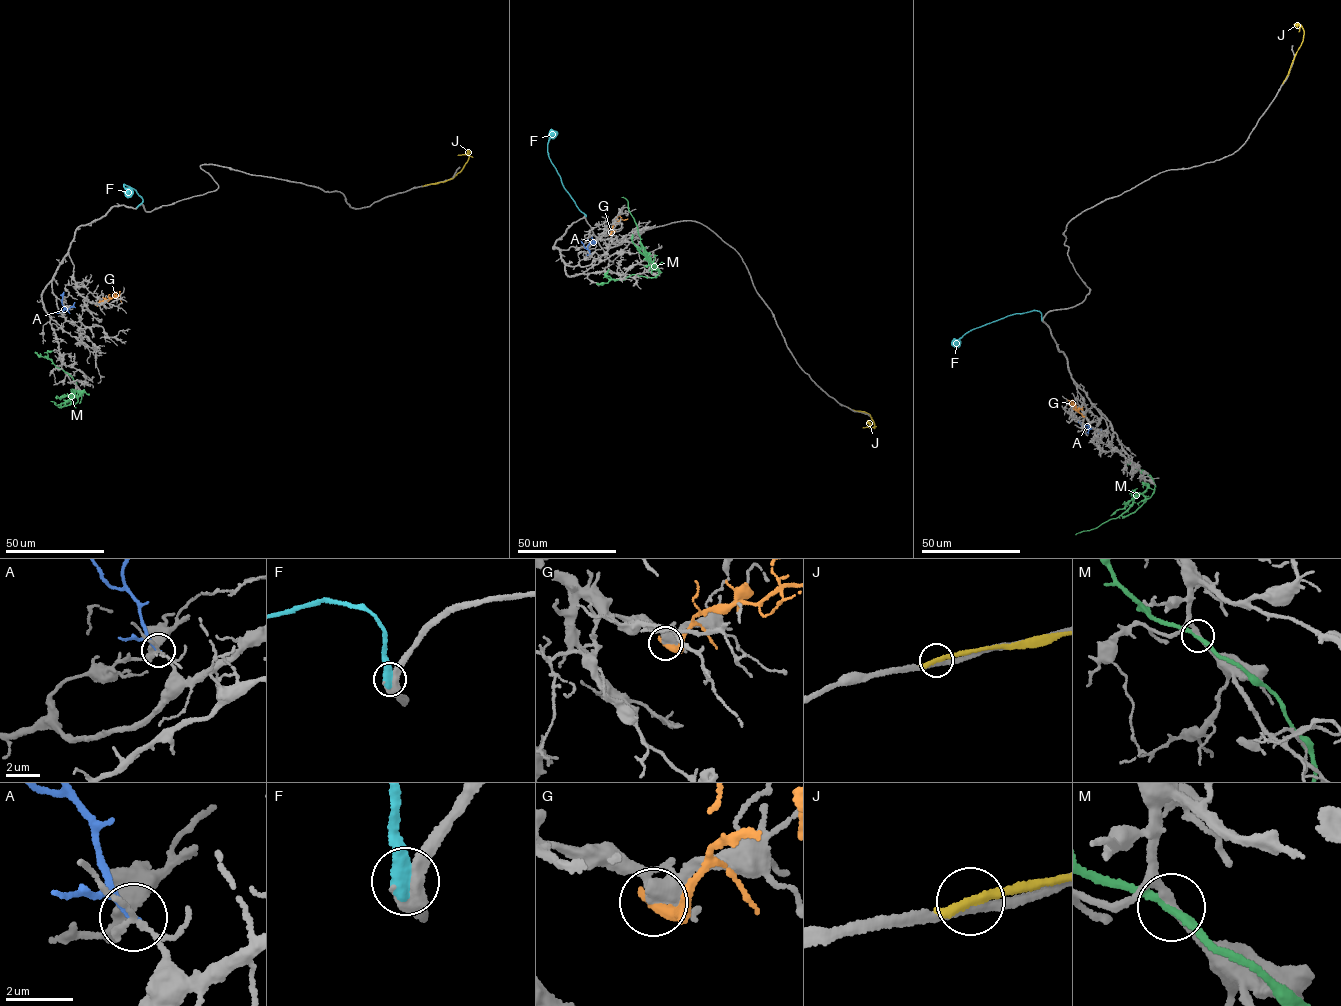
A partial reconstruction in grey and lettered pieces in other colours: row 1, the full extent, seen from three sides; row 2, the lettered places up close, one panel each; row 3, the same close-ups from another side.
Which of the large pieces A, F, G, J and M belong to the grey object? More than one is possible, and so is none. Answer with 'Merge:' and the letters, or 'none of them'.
Merge: F

